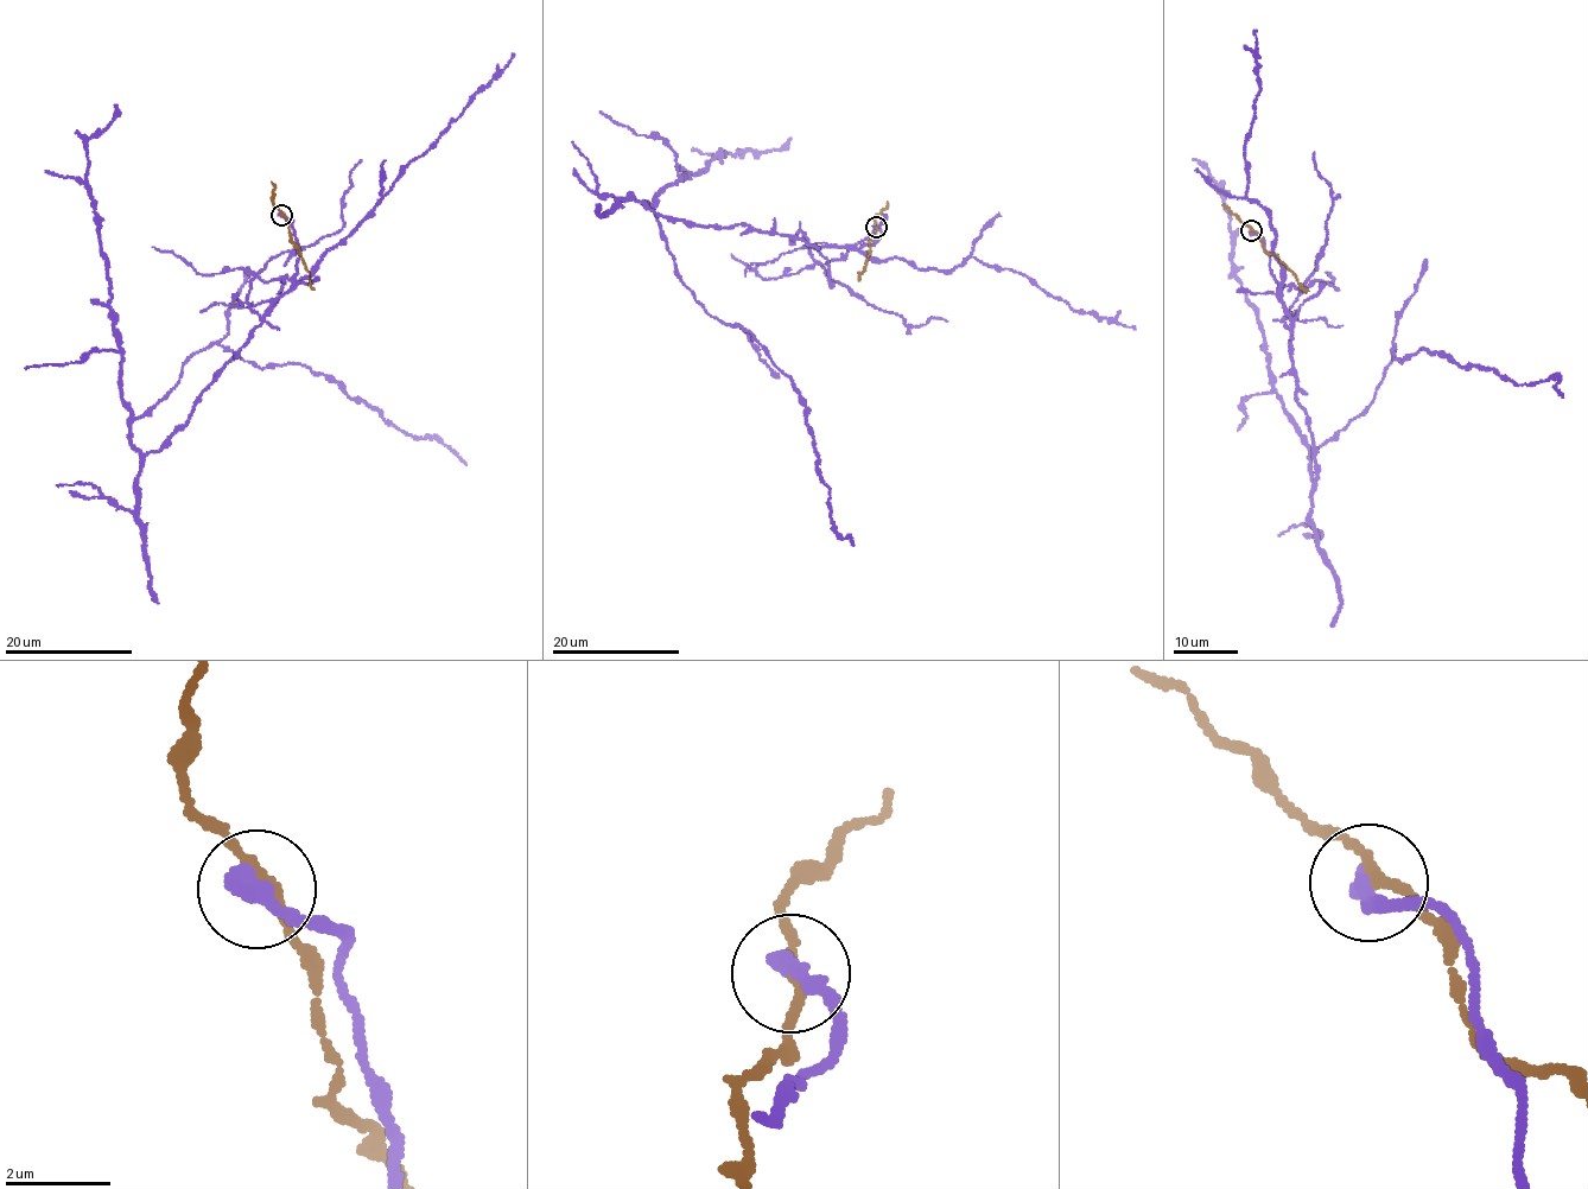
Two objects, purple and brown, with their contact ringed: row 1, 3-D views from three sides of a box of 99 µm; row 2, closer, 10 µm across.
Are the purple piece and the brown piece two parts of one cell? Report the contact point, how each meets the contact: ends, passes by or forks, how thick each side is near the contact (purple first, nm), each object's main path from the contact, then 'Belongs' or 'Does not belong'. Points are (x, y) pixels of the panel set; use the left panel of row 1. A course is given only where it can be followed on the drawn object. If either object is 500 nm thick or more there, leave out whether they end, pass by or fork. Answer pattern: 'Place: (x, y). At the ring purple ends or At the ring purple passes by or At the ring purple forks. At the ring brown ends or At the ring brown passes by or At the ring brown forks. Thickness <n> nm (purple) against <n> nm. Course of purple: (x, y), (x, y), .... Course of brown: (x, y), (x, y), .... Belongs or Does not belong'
Place: (281, 215). At the ring purple ends. At the ring brown passes by. Thickness 400 nm (purple) against 190 nm. Course of purple: (281, 215), (299, 247), (293, 283), (163, 446), (131, 443), (131, 423), (215, 343), (329, 377), (467, 465). Course of brown: (281, 215), (315, 290). Does not belong

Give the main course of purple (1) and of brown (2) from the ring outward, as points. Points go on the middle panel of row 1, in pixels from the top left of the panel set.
1: (875, 227), (874, 246), (811, 246), (642, 202), (697, 300), (791, 379), (831, 523), (852, 545)
2: (875, 227), (859, 280)

